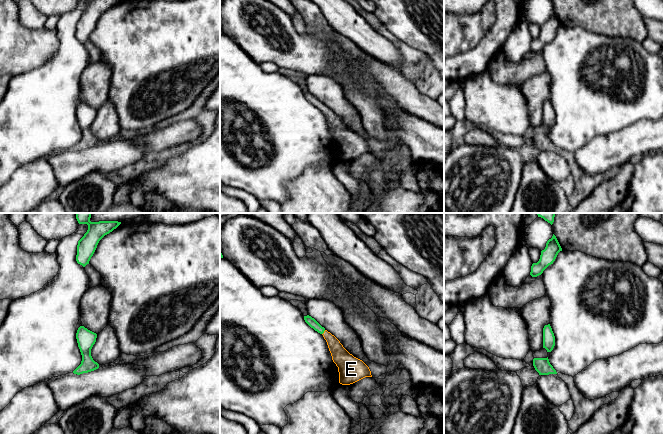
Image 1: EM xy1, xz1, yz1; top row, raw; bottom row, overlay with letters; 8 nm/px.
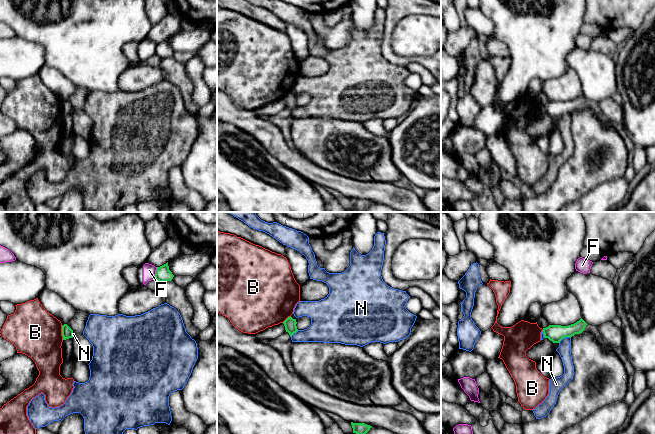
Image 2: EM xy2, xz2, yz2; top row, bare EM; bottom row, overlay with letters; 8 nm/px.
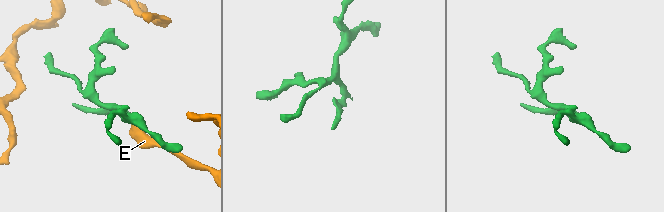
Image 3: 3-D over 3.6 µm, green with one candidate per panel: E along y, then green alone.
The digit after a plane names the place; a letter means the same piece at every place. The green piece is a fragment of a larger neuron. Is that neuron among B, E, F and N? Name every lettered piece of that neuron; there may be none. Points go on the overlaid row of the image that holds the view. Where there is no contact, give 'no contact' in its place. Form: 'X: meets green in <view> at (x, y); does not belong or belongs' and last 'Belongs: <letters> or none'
B: meets green in xy2 at (62, 332); does not belong
E: meets green in xz1 at (323, 332); belongs
F: meets green in xy2 at (156, 272); does not belong
N: meets green in yz2 at (564, 337); does not belong
Belongs: E

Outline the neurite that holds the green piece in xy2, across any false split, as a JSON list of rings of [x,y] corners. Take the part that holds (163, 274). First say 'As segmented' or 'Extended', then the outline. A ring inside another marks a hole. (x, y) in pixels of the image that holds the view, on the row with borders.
As segmented. [[[168,262],[160,267],[157,267],[155,279],[159,282],[167,282],[173,279],[174,275],[169,270]]]

